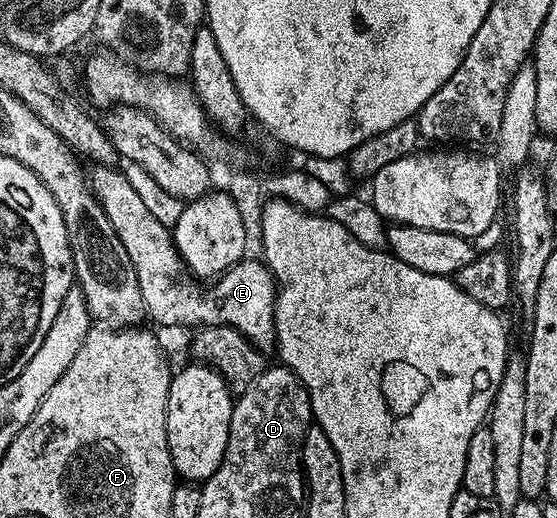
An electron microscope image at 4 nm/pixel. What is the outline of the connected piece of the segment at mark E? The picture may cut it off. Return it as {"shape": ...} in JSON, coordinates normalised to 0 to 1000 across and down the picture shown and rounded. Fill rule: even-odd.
{"shape":[[[165,319],[160,357],[181,402],[203,432],[203,448],[224,471],[232,502],[246,525],[246,548],[253,548],[257,597],[266,616],[293,629],[417,629],[425,633],[454,666],[479,680],[494,668],[494,537],[470,504],[438,502],[413,514],[377,548],[352,548],[329,510],[329,496],[314,477],[309,446],[260,402],[244,365],[232,355],[223,330],[206,320]]]}

